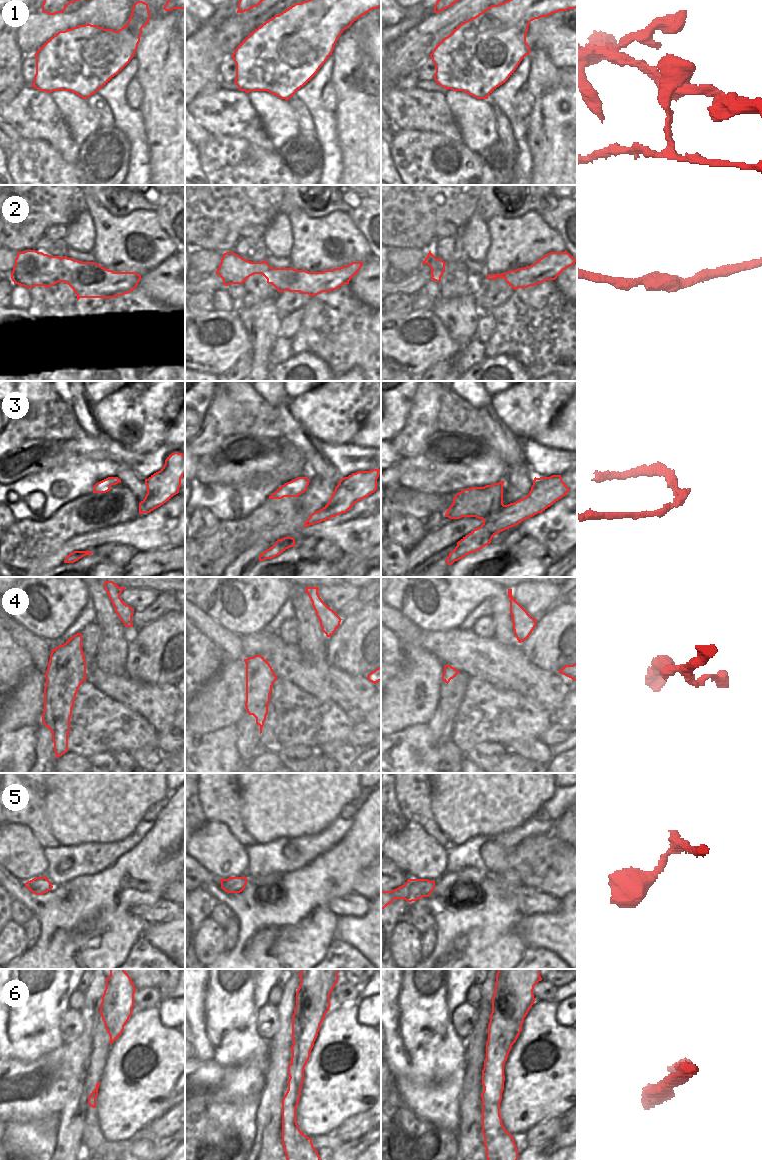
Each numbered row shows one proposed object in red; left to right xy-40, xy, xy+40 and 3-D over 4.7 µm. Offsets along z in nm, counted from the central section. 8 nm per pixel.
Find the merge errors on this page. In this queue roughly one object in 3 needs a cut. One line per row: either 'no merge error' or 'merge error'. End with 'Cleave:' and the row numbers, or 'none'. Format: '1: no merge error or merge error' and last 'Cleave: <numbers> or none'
1: merge error
2: merge error
3: merge error
4: merge error
5: no merge error
6: merge error
Cleave: 1, 2, 3, 4, 6

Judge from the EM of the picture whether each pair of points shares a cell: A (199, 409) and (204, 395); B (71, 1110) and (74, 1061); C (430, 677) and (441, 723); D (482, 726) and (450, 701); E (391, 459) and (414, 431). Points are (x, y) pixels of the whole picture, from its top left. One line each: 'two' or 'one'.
A: one
B: two
C: two
D: two
E: two

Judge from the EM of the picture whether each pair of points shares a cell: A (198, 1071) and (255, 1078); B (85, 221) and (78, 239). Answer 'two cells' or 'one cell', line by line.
A: one cell
B: one cell

